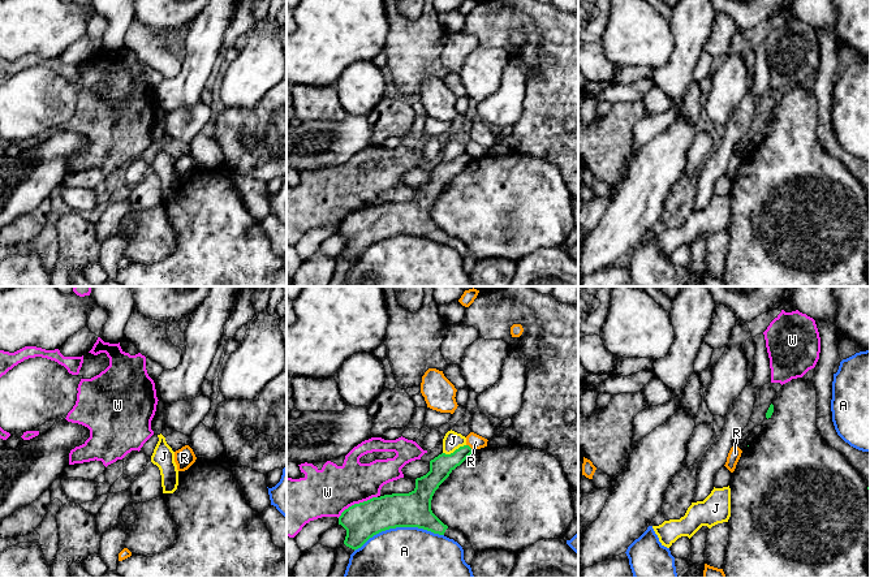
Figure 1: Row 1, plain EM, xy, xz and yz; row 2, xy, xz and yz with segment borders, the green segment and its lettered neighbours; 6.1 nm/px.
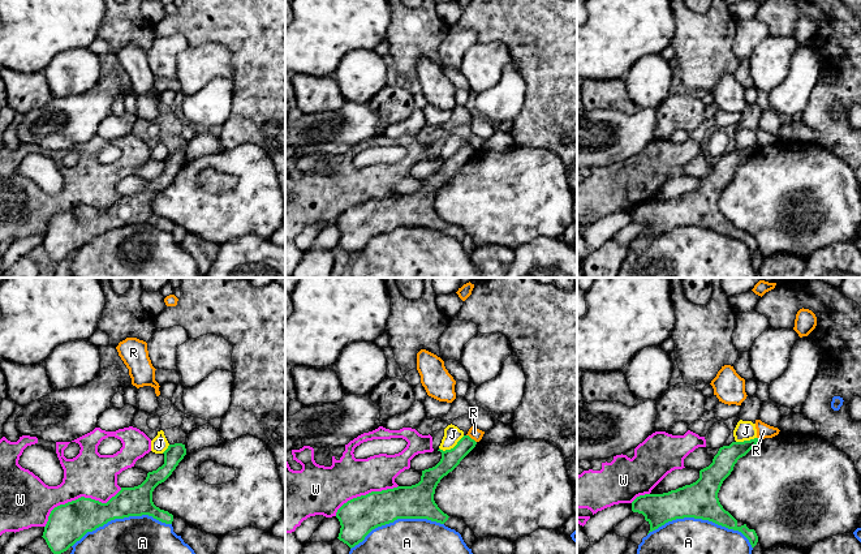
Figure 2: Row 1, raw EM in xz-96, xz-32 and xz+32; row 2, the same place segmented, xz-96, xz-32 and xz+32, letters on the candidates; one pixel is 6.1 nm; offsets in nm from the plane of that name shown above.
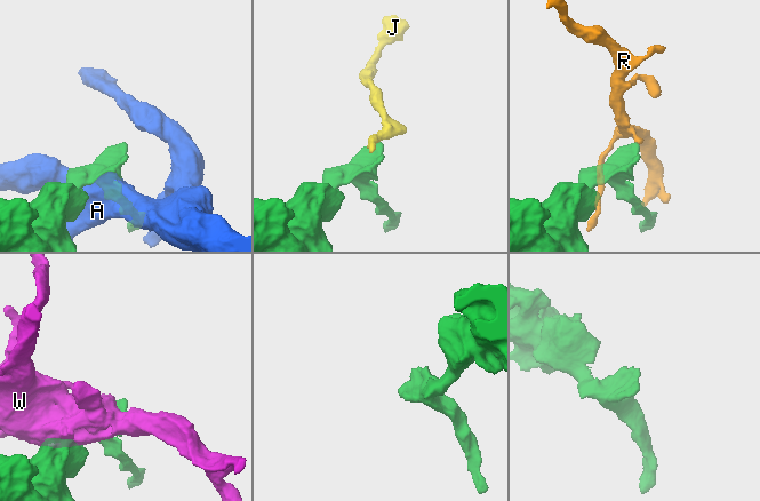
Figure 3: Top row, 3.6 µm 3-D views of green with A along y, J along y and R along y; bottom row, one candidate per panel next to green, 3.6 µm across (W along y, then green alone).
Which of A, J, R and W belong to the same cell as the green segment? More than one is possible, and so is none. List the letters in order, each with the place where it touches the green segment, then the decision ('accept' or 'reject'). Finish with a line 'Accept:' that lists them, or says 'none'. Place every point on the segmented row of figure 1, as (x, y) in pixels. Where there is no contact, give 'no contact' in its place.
A: contact xz (399, 526); reject
J: contact xz (455, 451); reject
R: contact xz (469, 447); reject
W: contact xz (357, 504); reject
Accept: none

